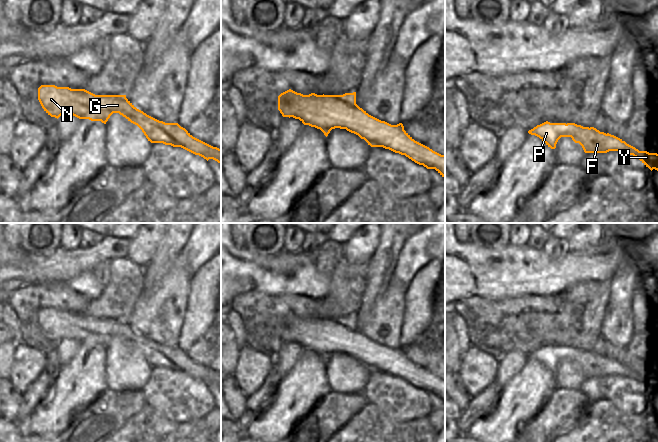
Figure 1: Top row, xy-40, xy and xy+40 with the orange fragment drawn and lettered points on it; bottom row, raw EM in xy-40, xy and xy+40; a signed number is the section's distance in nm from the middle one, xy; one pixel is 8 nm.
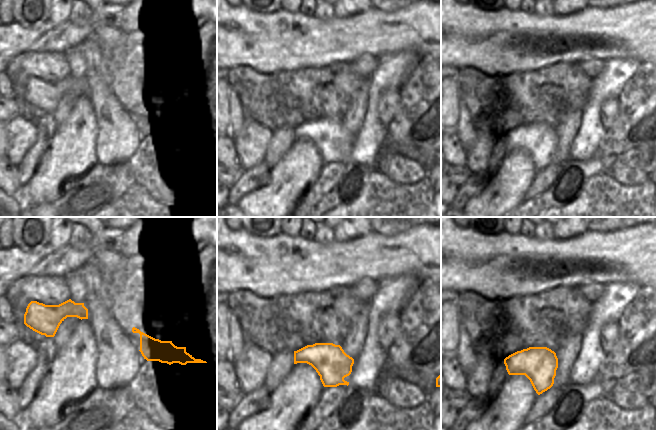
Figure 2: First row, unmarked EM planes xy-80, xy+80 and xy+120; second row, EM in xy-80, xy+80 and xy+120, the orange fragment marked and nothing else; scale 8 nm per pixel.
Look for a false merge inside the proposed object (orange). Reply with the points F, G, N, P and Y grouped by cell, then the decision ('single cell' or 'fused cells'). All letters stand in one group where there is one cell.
groups F P / G N Y; fused cells

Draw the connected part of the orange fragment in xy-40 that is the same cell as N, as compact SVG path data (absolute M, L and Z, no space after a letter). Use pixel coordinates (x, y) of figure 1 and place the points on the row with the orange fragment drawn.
M41 85L38 100L46 113L57 119L61 115L73 115L106 124L113 113L119 113L137 125L151 143L181 147L221 165L221 149L193 137L178 123L165 123L147 115L137 109L126 95L95 95L85 89Z

